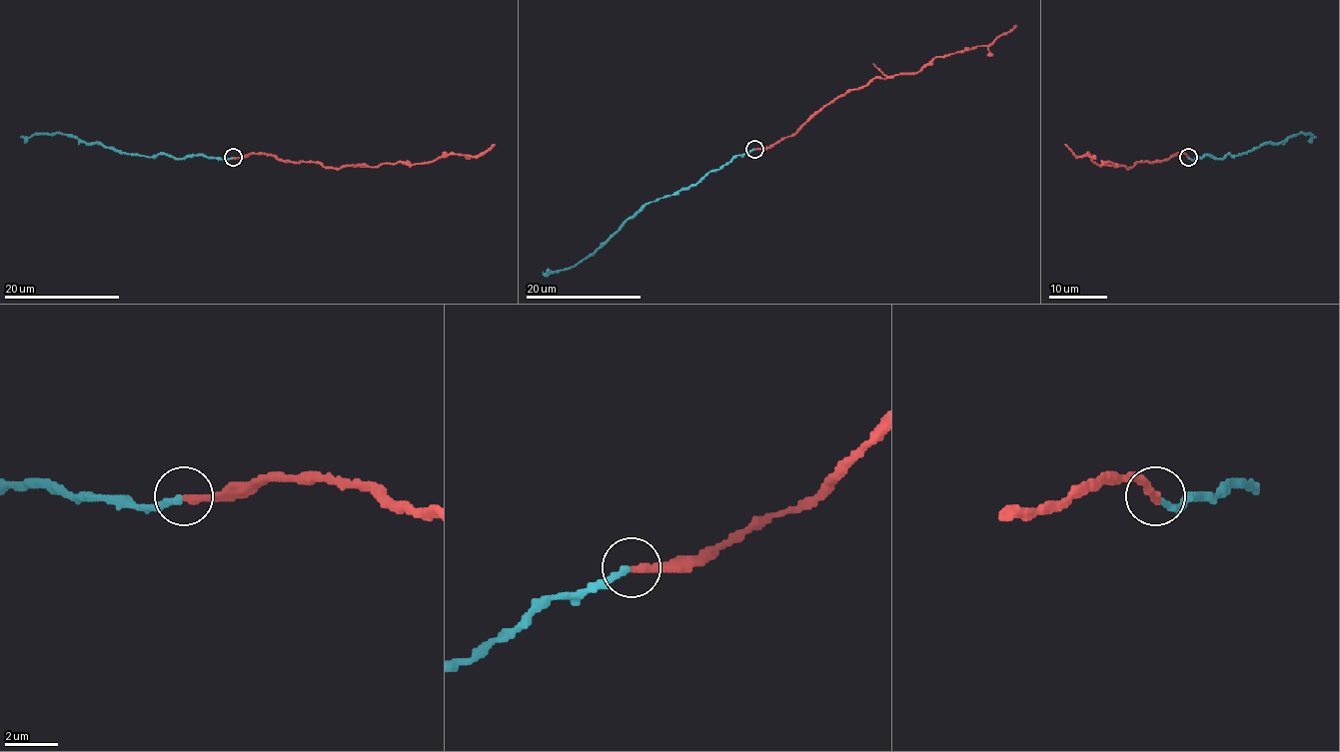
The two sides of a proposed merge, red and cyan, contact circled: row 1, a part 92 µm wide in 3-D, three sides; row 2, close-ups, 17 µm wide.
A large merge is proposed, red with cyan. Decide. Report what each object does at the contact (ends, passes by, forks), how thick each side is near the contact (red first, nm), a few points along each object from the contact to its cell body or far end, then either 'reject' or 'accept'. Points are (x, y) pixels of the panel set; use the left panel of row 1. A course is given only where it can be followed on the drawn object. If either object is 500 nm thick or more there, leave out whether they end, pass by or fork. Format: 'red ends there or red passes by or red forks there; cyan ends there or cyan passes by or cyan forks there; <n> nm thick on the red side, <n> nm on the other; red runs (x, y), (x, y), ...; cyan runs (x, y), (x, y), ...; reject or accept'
red ends there; cyan ends there; 320 nm thick on the red side, 280 nm on the other; red runs (232, 157), (270, 154), (329, 169), (377, 167), (451, 154), (477, 156), (494, 144); cyan runs (232, 157), (121, 154), (73, 137), (21, 137); accept

